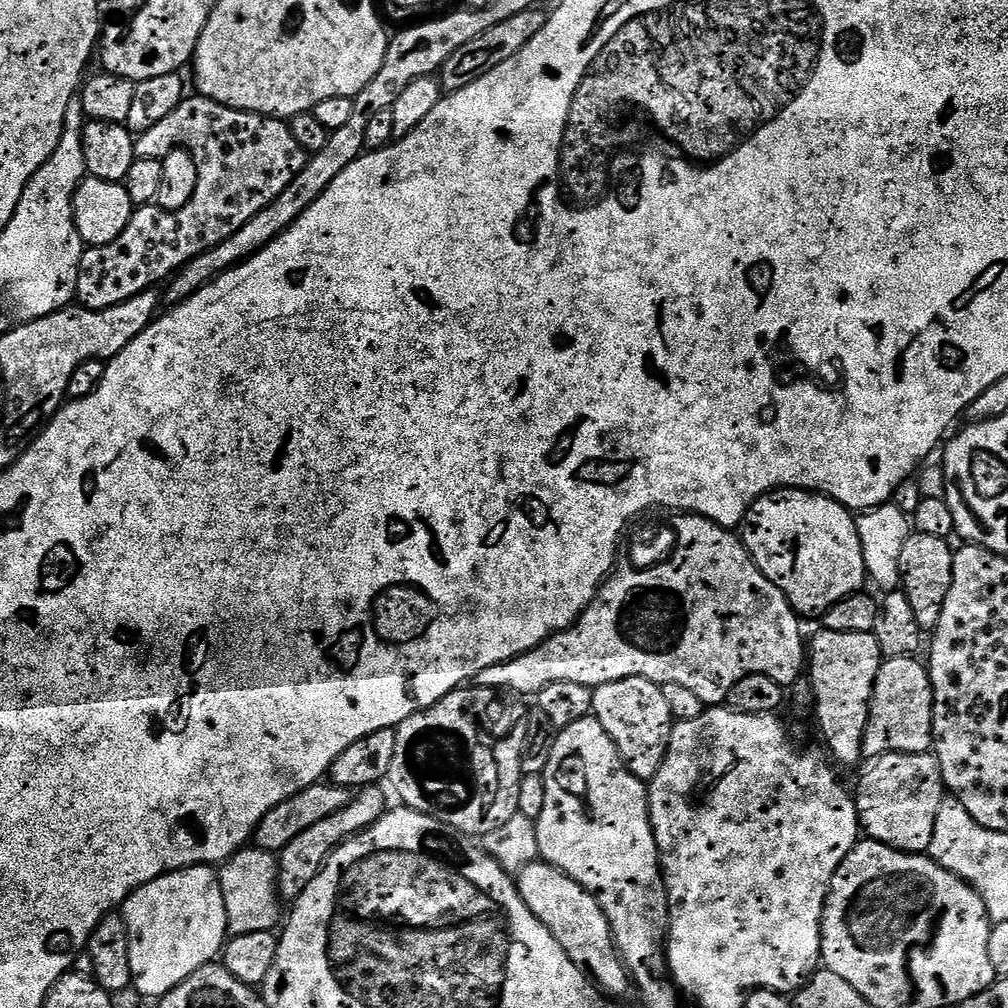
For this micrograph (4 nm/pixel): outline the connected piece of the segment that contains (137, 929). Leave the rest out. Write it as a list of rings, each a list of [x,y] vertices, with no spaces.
[[[193,864],[186,868],[179,868],[177,872],[168,872],[164,876],[154,878],[154,882],[146,882],[138,890],[134,890],[128,895],[128,899],[122,905],[122,915],[128,933],[130,934],[130,974],[132,975],[132,987],[136,988],[145,998],[159,998],[165,996],[170,990],[174,990],[190,974],[194,974],[202,966],[213,963],[223,953],[226,941],[229,939],[228,919],[226,918],[226,898],[222,898],[222,886],[215,867],[206,864]]]

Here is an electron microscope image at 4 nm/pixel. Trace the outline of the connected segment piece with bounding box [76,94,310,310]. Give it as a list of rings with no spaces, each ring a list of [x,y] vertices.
[[[199,94],[189,95],[180,103],[178,110],[174,110],[174,114],[150,126],[150,130],[139,133],[135,142],[137,157],[163,158],[175,148],[188,151],[198,166],[198,190],[194,190],[194,198],[190,198],[190,202],[186,202],[186,206],[177,212],[167,212],[155,204],[137,207],[126,230],[122,230],[114,242],[97,248],[85,247],[78,266],[76,287],[76,300],[82,308],[106,310],[142,294],[147,288],[163,285],[191,260],[226,242],[230,234],[238,234],[238,230],[242,230],[242,226],[246,226],[246,222],[250,222],[258,210],[266,210],[266,206],[270,206],[270,202],[274,202],[278,194],[282,194],[282,190],[294,182],[296,175],[308,165],[310,159],[309,153],[305,152],[298,138],[294,138],[291,127],[283,119],[243,112]]]

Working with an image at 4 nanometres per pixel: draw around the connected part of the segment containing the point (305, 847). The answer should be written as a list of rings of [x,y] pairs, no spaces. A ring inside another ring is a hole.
[[[380,786],[359,789],[347,806],[338,810],[338,814],[330,814],[330,818],[310,826],[310,830],[298,834],[298,838],[294,838],[290,846],[279,852],[276,862],[276,891],[281,901],[296,901],[306,890],[306,886],[310,886],[310,882],[318,878],[318,874],[324,868],[324,861],[335,852],[339,844],[344,843],[351,836],[366,831],[370,825],[384,817],[389,804],[382,789],[383,787]]]

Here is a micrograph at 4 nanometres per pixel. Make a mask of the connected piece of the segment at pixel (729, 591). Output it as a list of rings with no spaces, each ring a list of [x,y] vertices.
[[[689,514],[685,520],[680,520],[680,552],[676,552],[676,560],[672,560],[672,564],[656,564],[651,567],[645,572],[639,572],[636,568],[617,567],[612,575],[601,584],[600,592],[571,628],[564,632],[555,632],[554,635],[548,637],[546,642],[542,642],[534,650],[530,650],[518,658],[482,670],[482,674],[476,676],[475,683],[482,688],[497,690],[505,688],[508,692],[521,692],[524,696],[536,698],[539,697],[542,690],[546,690],[546,686],[550,686],[554,682],[578,682],[582,686],[595,690],[603,684],[618,682],[626,678],[646,678],[661,686],[666,684],[687,686],[692,693],[698,694],[698,698],[702,698],[704,705],[720,706],[727,701],[730,690],[734,690],[734,686],[750,674],[769,676],[774,678],[774,682],[791,686],[799,678],[800,671],[803,668],[805,671],[806,636],[804,640],[803,634],[800,633],[801,617],[789,604],[788,599],[782,594],[782,590],[778,590],[778,586],[774,586],[774,582],[770,582],[762,574],[762,570],[758,570],[758,566],[752,560],[752,555],[744,549],[743,539],[735,531],[719,528],[705,516]]]

